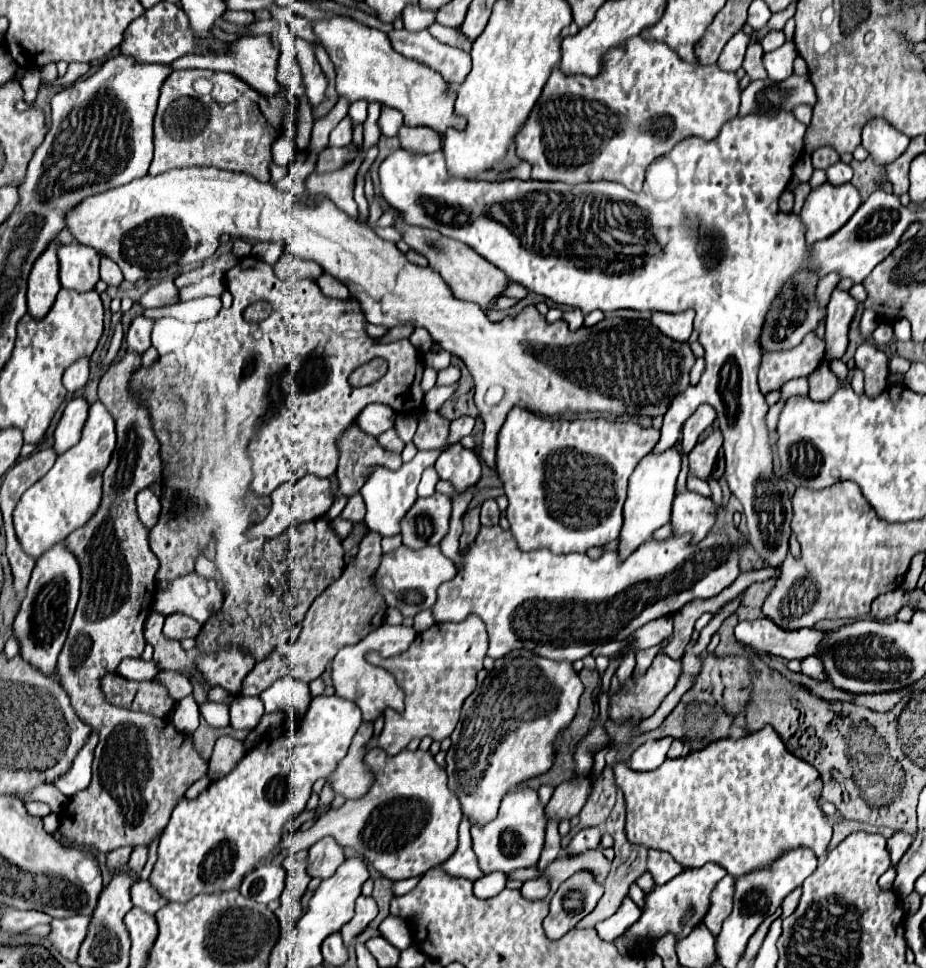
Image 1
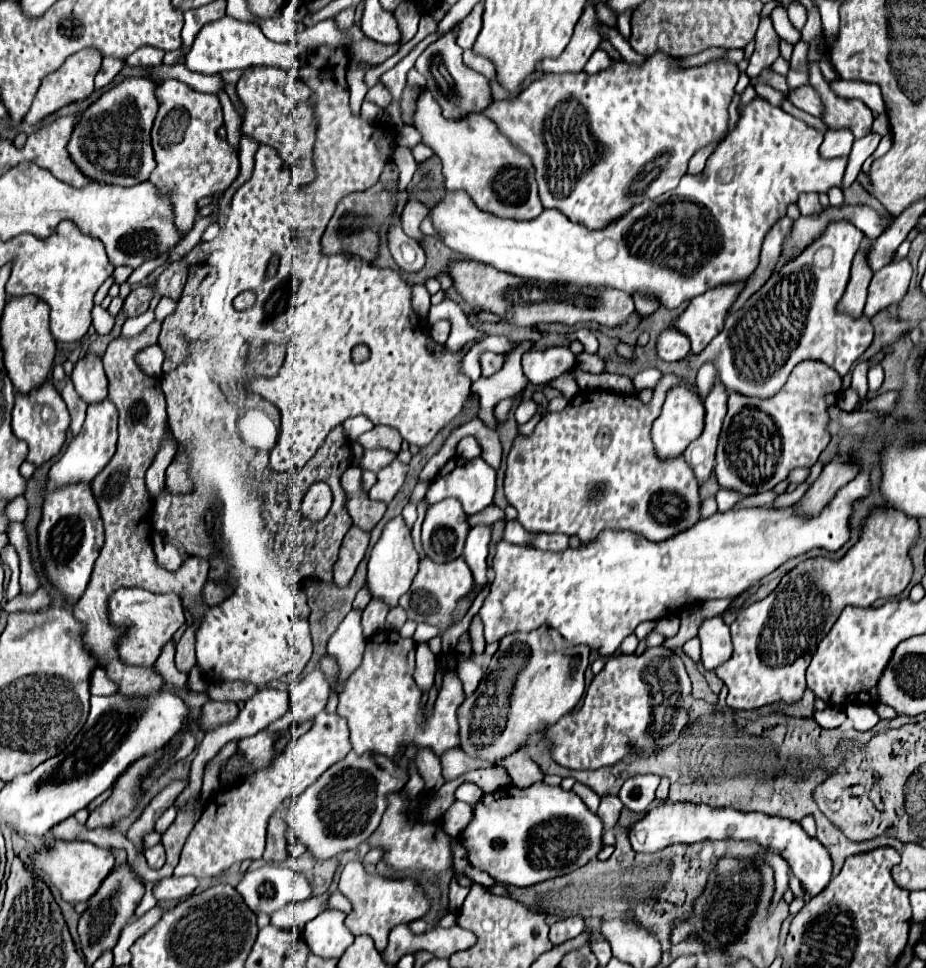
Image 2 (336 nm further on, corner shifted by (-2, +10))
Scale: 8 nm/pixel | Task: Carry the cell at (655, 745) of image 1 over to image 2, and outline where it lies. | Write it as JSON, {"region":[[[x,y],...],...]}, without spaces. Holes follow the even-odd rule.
{"region":[[[653,773],[629,777],[619,791],[621,803],[631,811],[645,811],[655,799],[655,789],[659,781],[661,777],[655,777]]]}

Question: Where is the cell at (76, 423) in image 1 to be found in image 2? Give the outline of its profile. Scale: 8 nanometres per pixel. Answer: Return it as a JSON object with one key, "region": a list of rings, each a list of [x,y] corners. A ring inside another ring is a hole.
{"region":[[[85,355],[81,361],[77,361],[71,373],[71,381],[79,397],[83,397],[87,403],[99,403],[107,397],[107,377],[101,365],[101,357],[97,355]]]}

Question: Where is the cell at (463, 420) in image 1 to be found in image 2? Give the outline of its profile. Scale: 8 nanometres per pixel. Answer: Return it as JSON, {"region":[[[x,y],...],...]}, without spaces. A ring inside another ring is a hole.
{"region":[[[393,517],[387,521],[387,525],[383,527],[383,533],[379,537],[379,541],[375,543],[371,557],[369,557],[369,573],[367,573],[367,583],[371,589],[373,597],[383,597],[383,601],[389,607],[395,607],[399,597],[403,593],[407,593],[407,589],[411,587],[411,581],[417,573],[417,565],[419,565],[419,553],[413,545],[413,537],[411,537],[411,529],[407,527],[403,517]]]}

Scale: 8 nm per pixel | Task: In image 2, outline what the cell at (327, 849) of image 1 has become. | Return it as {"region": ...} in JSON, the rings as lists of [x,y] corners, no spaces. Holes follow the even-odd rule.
{"region":[[[351,861],[343,867],[339,877],[339,891],[353,903],[353,911],[347,915],[345,925],[353,931],[353,935],[371,935],[379,951],[387,945],[387,935],[395,925],[421,919],[429,909],[429,899],[415,881],[367,875],[361,861]]]}

